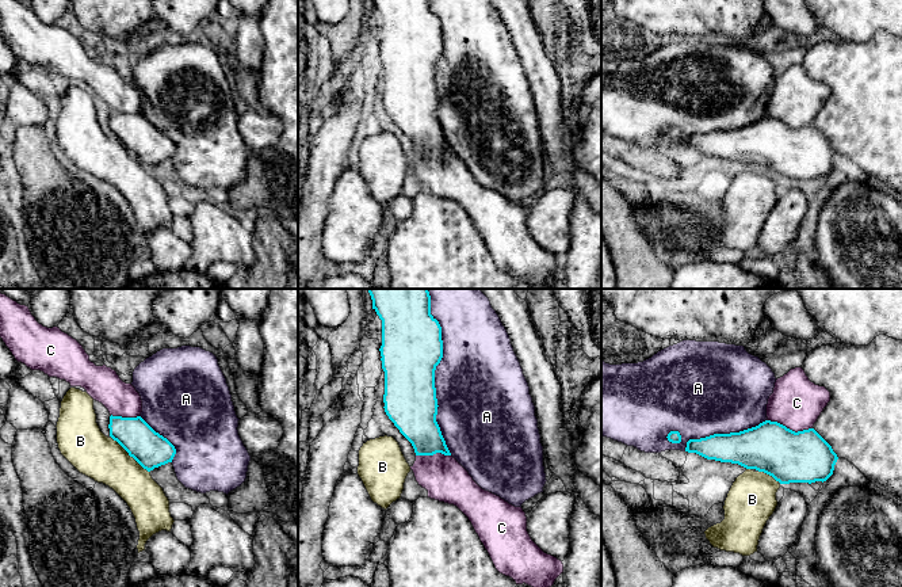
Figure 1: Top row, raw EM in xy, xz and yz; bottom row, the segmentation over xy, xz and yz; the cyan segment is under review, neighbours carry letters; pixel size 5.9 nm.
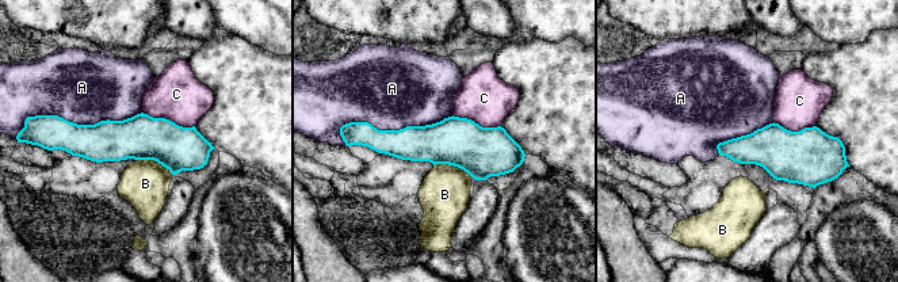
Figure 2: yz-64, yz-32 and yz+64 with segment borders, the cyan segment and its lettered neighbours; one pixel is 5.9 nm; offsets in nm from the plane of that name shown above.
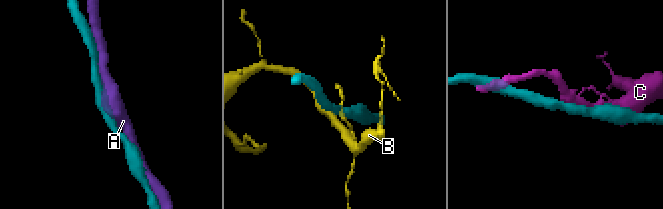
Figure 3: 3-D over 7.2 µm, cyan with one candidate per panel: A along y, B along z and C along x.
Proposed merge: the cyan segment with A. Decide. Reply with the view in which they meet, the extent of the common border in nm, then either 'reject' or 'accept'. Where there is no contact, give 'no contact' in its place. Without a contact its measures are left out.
xz | 900 nm | accept

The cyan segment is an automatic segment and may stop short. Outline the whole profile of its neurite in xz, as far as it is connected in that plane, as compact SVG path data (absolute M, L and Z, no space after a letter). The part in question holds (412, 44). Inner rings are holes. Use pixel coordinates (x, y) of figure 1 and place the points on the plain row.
M372 0L382 16L381 57L385 68L385 108L400 129L412 140L416 152L442 149L452 152L485 187L489 187L515 203L543 188L546 169L543 163L543 142L535 113L535 102L528 79L511 41L509 31L490 0Z

